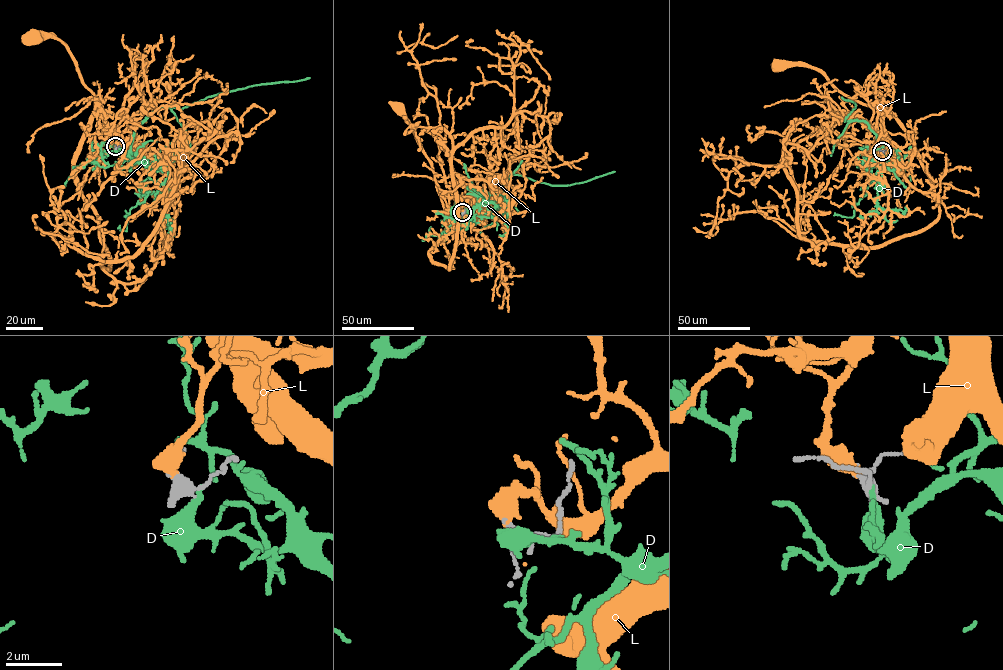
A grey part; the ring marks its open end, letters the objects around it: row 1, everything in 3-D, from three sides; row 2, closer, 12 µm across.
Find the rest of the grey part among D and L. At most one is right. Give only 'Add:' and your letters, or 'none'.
Add: L

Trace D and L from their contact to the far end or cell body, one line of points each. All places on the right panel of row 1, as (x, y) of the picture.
D: (883, 152), (883, 157), (877, 153), (876, 134), (866, 123), (844, 121), (855, 104), (841, 97)
L: (883, 151), (881, 146), (887, 139), (885, 112), (844, 95), (817, 70), (802, 65), (777, 64)

